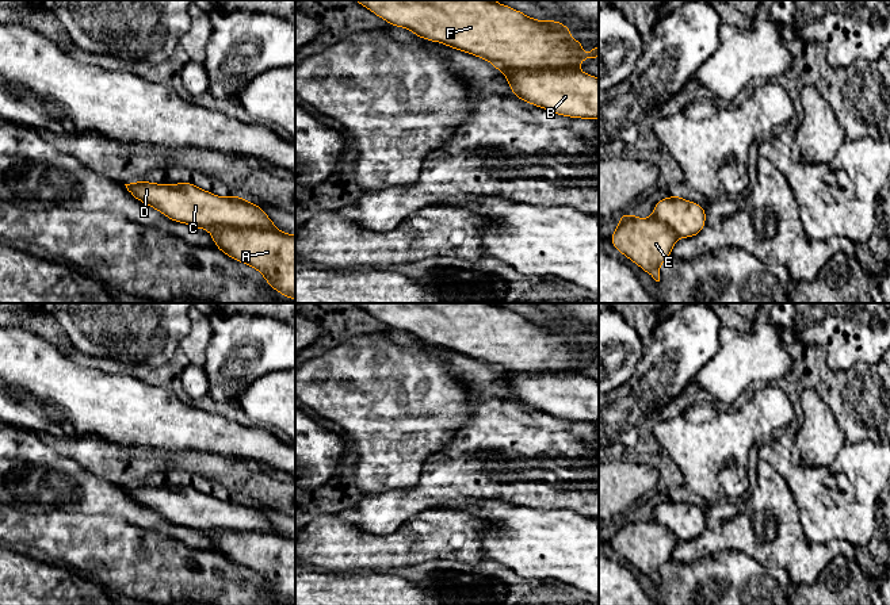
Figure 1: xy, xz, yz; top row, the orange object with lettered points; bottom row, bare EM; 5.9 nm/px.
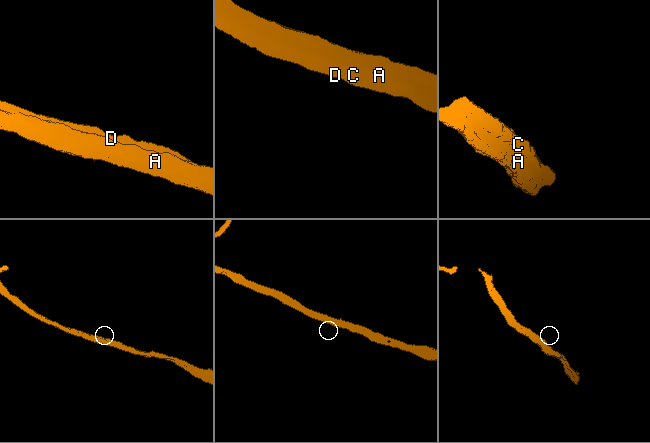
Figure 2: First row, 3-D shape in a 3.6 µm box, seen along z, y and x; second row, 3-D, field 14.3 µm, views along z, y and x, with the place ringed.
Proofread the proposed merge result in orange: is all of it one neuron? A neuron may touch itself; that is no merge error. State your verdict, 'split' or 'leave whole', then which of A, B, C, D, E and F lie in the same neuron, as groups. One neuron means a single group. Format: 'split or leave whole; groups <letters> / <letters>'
leave whole; groups A B C D E F

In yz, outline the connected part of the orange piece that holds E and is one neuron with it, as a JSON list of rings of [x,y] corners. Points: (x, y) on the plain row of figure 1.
[[[679,498],[660,502],[650,521],[630,516],[618,521],[612,550],[660,585],[660,568],[672,559],[677,541],[698,539],[706,526],[706,512]]]

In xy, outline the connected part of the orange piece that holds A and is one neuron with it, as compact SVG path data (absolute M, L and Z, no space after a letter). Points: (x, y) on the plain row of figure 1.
M191 485L125 489L168 522L209 533L218 554L257 573L272 593L295 604L295 539L280 535L260 509L237 498L221 501Z

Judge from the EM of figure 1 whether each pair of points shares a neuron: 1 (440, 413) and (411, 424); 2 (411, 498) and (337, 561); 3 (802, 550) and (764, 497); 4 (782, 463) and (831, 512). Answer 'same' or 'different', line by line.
1: same
2: different
3: same
4: same

